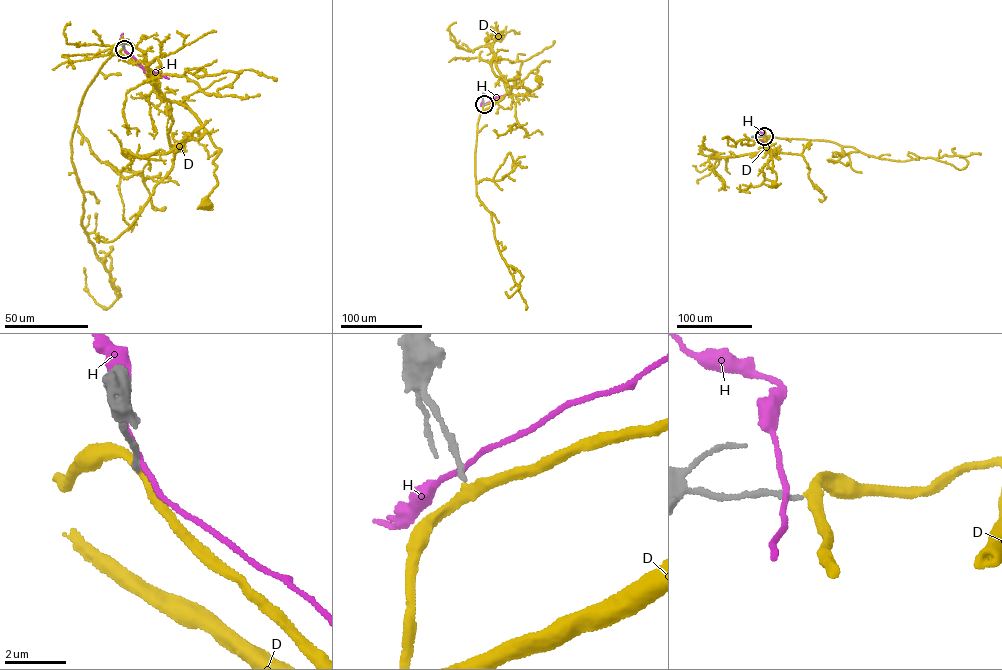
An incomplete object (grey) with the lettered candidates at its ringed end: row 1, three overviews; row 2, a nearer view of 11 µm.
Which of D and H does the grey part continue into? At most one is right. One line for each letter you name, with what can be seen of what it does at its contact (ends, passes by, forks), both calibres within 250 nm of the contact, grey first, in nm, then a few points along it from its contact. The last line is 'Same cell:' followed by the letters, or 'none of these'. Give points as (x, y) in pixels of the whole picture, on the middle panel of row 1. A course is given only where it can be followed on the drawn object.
D: it passes by | 160/280 nm | via (484, 105), (483, 110), (507, 92), (522, 95), (538, 88), (539, 83), (542, 84), (538, 78)
Same cell: D

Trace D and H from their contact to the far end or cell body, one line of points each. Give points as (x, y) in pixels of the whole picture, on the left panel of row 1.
D: (124, 49), (122, 54), (148, 73), (164, 97), (186, 105), (220, 149), (213, 161), (217, 183), (206, 202)
H: (124, 49), (144, 71), (156, 72), (169, 79)

